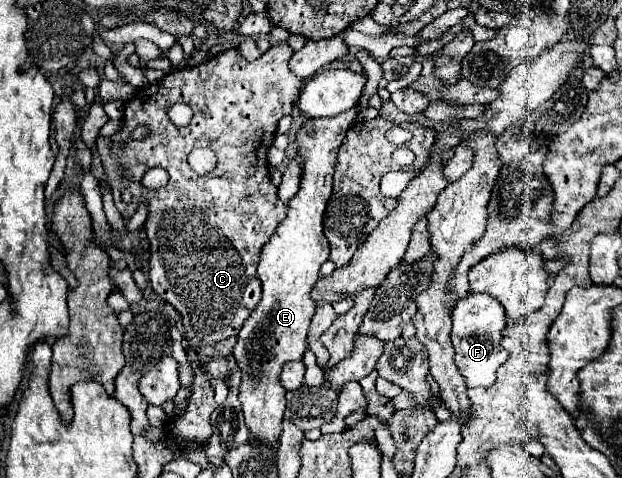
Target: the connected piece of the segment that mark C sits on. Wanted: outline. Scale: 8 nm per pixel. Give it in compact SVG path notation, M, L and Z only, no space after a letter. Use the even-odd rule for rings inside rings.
M281 42L277 46L271 46L255 62L247 62L237 50L225 50L199 66L193 66L193 68L185 66L173 74L167 74L157 84L149 84L145 88L135 90L135 96L125 104L123 128L111 138L97 140L103 170L109 178L115 206L121 212L121 216L129 220L141 202L149 210L145 230L151 242L151 260L149 260L151 288L165 302L171 302L171 306L181 314L181 322L185 330L183 334L185 334L185 340L189 342L189 362L191 362L195 376L193 376L191 394L187 400L187 410L175 416L173 420L165 422L165 438L169 438L167 444L173 442L177 452L185 450L187 444L201 446L213 434L209 418L211 418L211 412L217 408L217 402L213 398L211 378L207 372L203 372L201 358L197 356L197 352L201 346L211 346L229 336L239 334L243 322L255 310L259 302L257 262L259 262L261 248L269 242L277 226L287 216L287 204L279 200L277 188L271 184L271 178L269 178L267 150L273 144L273 134L275 134L279 118L285 114L291 114L295 106L295 98L299 96L299 90L303 88L303 78L297 78L289 70L291 56L293 56L293 50L289 48L289 44ZM177 102L183 102L193 108L193 120L185 128L175 128L167 116L167 108ZM139 126L147 126L149 136L145 136L143 140L133 140L133 130ZM113 142L123 144L123 150L117 158L111 156ZM199 146L213 150L217 156L215 170L203 176L195 174L187 164L189 152ZM119 166L125 166L131 170L129 180L123 180L119 176ZM151 168L165 168L169 174L169 182L159 190L147 190L141 184L141 178ZM121 188L129 188L133 194L133 200L129 204L121 200Z

